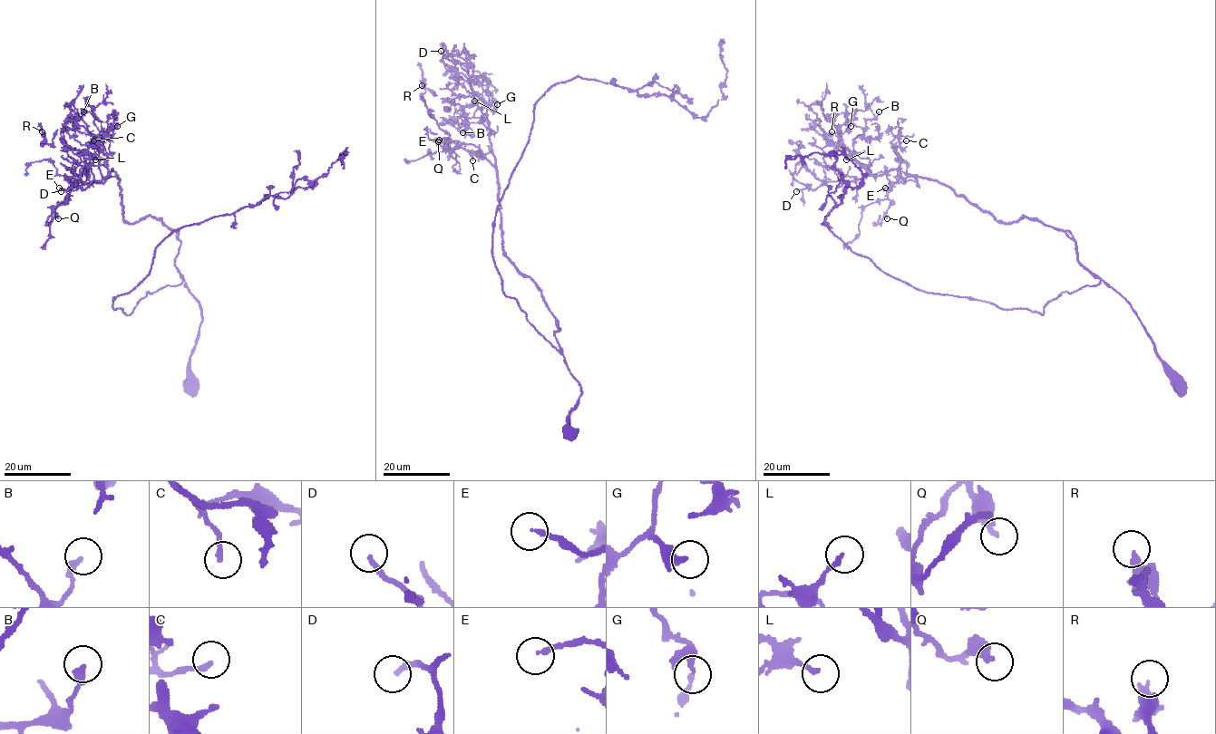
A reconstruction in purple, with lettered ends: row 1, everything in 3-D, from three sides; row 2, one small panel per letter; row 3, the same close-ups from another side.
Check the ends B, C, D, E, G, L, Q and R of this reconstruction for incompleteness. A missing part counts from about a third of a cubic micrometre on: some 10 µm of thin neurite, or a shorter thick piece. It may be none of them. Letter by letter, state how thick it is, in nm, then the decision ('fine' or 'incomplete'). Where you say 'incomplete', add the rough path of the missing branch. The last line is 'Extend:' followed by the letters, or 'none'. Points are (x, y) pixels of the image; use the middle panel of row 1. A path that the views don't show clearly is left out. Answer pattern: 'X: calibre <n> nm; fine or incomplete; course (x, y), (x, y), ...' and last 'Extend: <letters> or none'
B: calibre 280 nm; fine
C: calibre 200 nm; incomplete
D: calibre 200 nm; fine
E: calibre 170 nm; incomplete; course (439, 140), (433, 138), (432, 129), (423, 120), (395, 108), (392, 103)
G: calibre 260 nm; fine
L: calibre 180 nm; fine
Q: calibre 260 nm; fine
R: calibre 340 nm; fine
Extend: C, E

